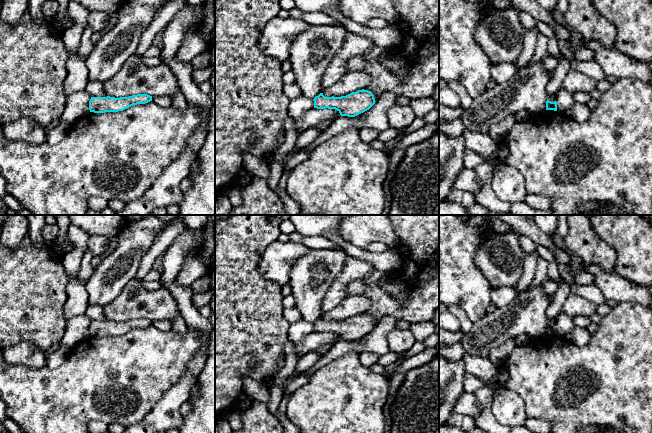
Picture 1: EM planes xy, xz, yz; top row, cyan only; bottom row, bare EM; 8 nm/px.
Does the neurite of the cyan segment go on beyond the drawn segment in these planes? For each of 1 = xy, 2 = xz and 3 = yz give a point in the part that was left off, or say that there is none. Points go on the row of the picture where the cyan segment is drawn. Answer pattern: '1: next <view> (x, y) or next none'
1: next none
2: next none
3: next none

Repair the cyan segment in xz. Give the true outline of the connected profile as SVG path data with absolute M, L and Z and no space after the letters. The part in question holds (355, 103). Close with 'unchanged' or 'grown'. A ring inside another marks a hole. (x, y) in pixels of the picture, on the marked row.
M364 89L341 97L325 97L320 93L313 101L314 108L335 109L341 116L348 117L355 117L369 110L376 102L372 92Z; unchanged

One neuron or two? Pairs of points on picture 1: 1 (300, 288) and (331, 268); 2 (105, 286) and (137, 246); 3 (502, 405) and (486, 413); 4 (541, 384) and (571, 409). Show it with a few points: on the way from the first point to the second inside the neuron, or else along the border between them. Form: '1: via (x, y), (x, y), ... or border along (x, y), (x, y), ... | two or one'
1: via (308, 280), (320, 268), (323, 268) | one
2: via (110, 276), (127, 256) | one
3: border along (494, 392), (492, 414), (499, 422) | two
4: via (548, 386), (564, 402) | one

